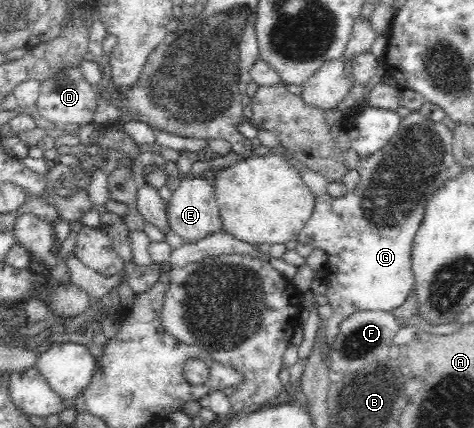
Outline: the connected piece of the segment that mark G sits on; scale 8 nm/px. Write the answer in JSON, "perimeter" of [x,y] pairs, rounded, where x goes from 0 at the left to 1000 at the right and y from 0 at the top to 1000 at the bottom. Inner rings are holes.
{"perimeter":[[[867,257],[857,276],[844,280],[842,304],[831,322],[825,322],[804,350],[795,350],[778,364],[759,369],[753,386],[753,397],[759,407],[759,425],[751,439],[745,444],[732,444],[728,458],[717,463],[700,463],[692,453],[684,458],[669,458],[667,477],[656,502],[656,509],[643,521],[639,537],[624,551],[622,561],[627,565],[637,565],[639,570],[650,570],[658,579],[673,579],[684,584],[690,593],[690,652],[692,671],[686,687],[686,701],[698,713],[705,724],[698,743],[692,743],[688,752],[679,757],[679,771],[684,773],[684,790],[688,794],[688,808],[705,799],[707,785],[711,783],[715,752],[728,748],[732,738],[749,734],[753,724],[812,724],[823,727],[838,715],[846,715],[854,706],[854,696],[863,692],[863,682],[871,675],[876,647],[869,629],[869,598],[867,577],[884,537],[884,526],[895,507],[895,495],[901,484],[903,470],[909,460],[918,456],[918,449],[932,435],[935,425],[943,421],[943,393],[960,379],[958,355],[956,355],[956,308],[949,304],[935,285],[911,285],[909,280],[897,276],[886,264],[886,257]]]}

